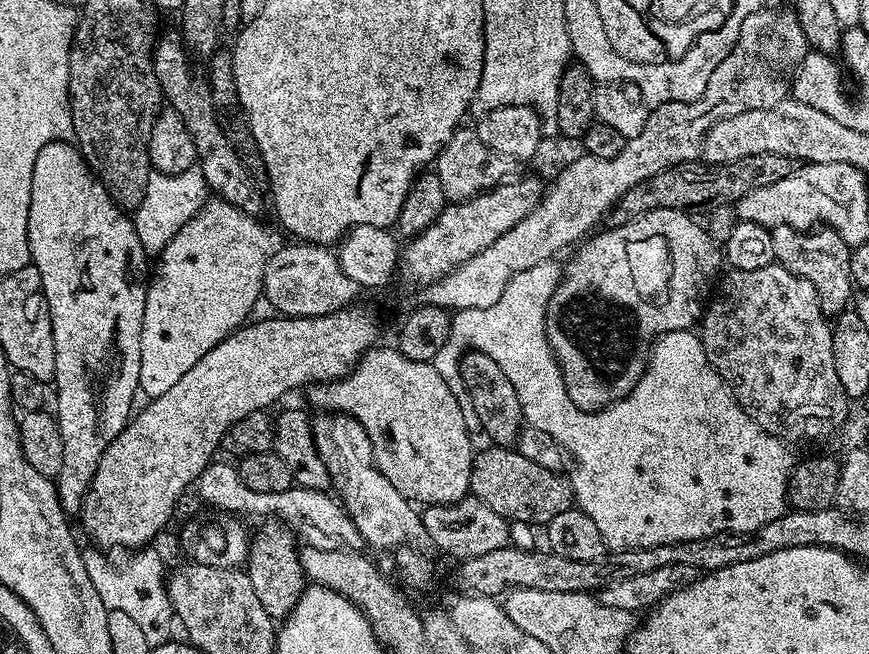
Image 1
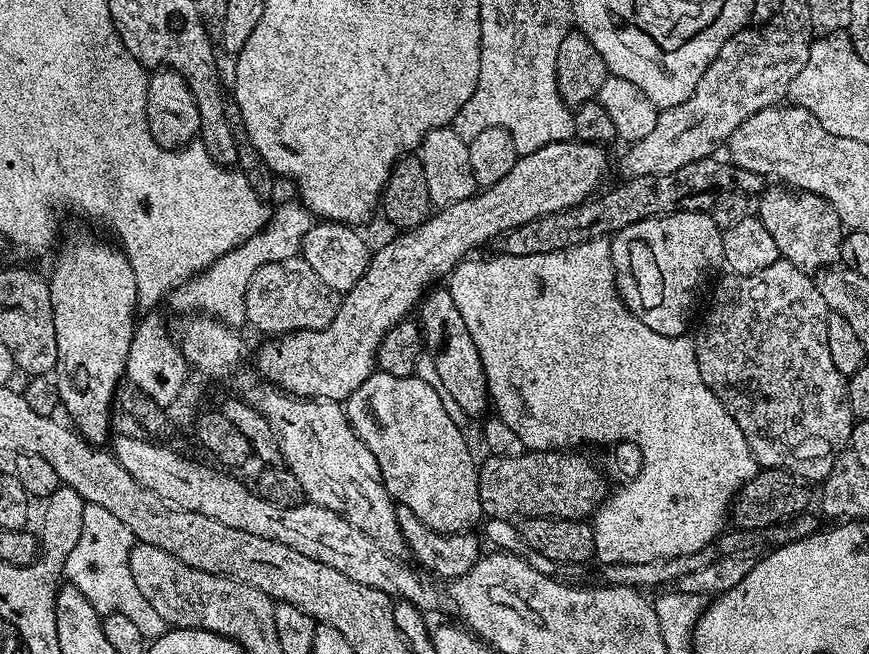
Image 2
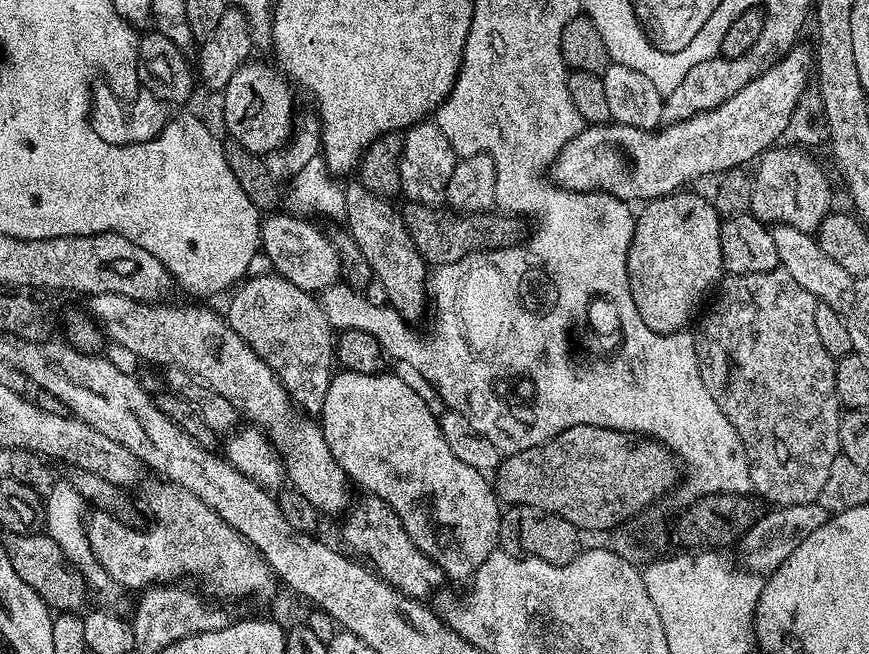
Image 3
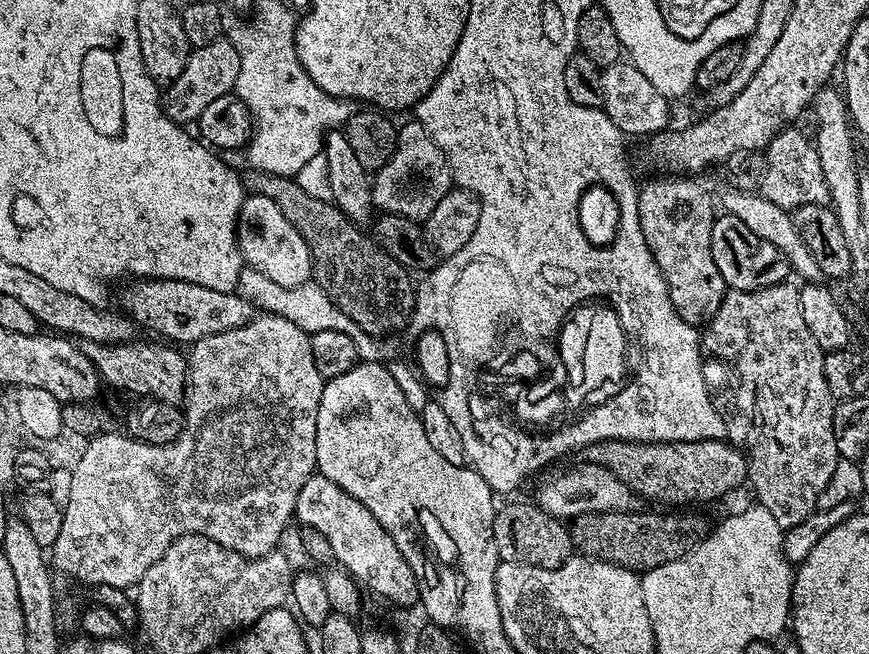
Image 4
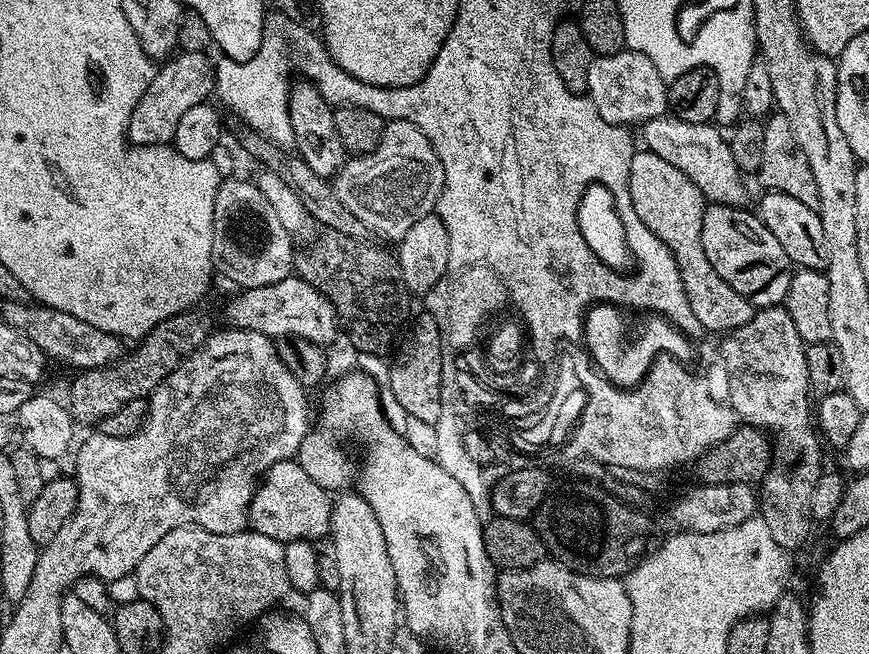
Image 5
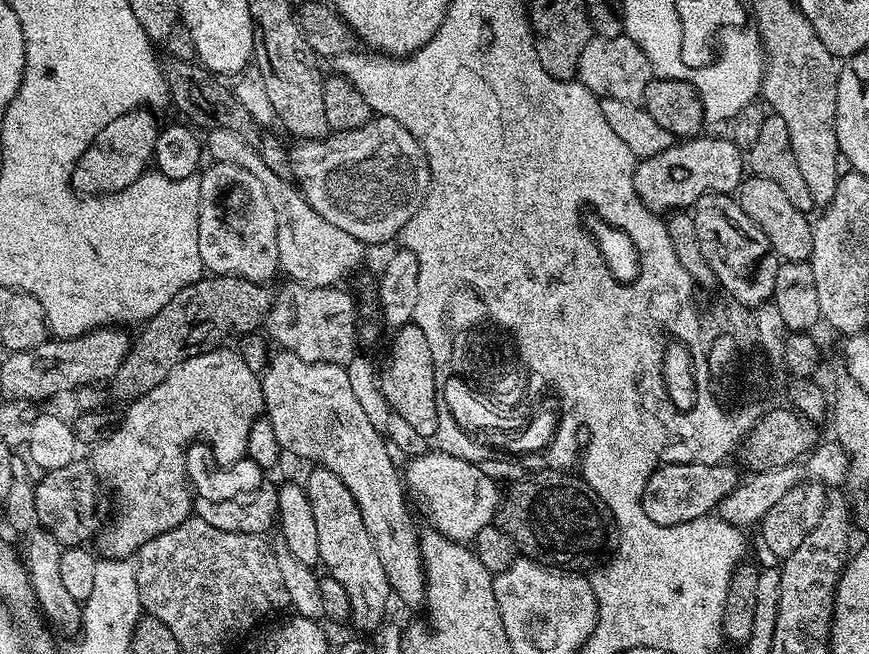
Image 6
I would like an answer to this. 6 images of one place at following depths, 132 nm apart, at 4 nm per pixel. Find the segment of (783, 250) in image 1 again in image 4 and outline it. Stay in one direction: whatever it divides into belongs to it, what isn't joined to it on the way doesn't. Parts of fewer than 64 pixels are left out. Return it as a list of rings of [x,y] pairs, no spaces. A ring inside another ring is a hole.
[[[799,127],[783,128],[768,144],[766,155],[766,178],[762,178],[759,195],[770,202],[789,210],[801,208],[804,204],[829,203],[826,174],[822,174],[822,162],[818,160],[818,150],[811,139],[799,132]]]

